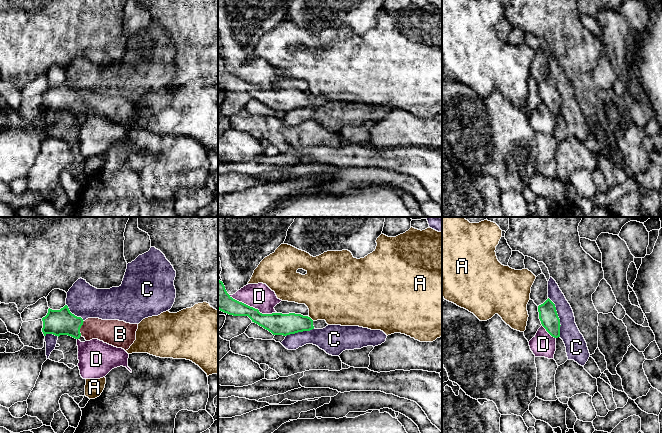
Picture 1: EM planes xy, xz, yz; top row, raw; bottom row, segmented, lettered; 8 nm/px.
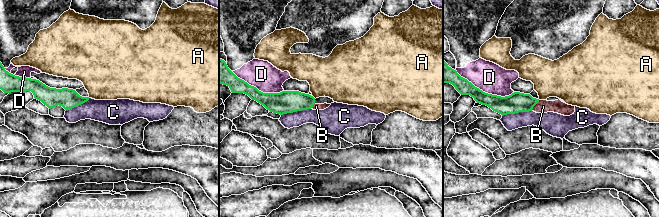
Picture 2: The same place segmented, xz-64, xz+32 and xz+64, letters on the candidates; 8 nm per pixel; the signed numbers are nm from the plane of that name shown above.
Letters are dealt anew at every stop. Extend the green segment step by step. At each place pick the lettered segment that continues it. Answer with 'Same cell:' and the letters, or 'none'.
Same cell: B

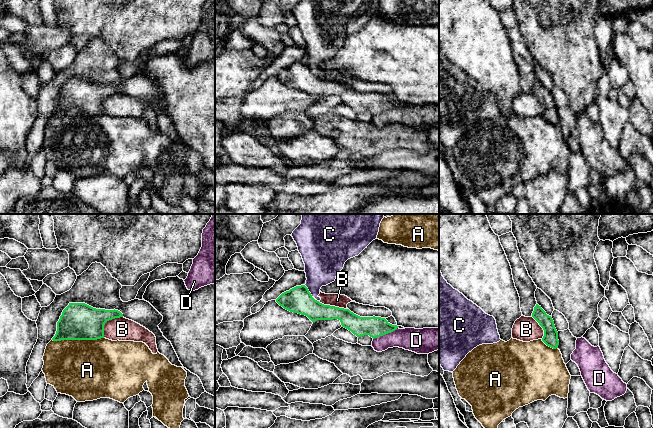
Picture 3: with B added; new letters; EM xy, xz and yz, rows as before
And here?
Same cell: none

